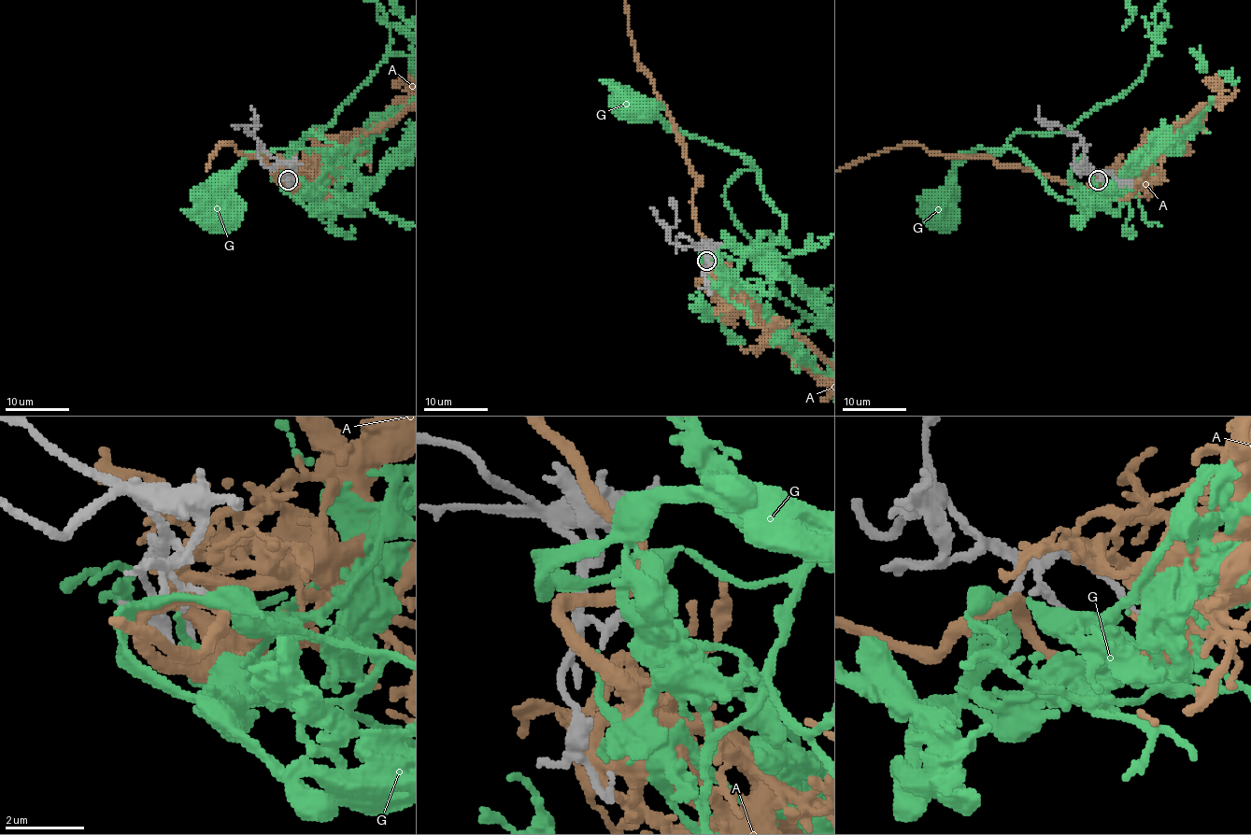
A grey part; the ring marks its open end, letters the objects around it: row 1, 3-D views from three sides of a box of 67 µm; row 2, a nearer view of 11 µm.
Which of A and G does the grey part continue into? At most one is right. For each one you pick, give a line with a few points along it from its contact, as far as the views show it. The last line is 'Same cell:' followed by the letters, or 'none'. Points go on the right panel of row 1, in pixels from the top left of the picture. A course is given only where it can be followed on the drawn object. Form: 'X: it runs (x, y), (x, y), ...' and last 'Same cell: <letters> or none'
G: it runs (1098, 179), (1083, 204), (1074, 204), (1054, 193), (1018, 152), (978, 148), (953, 170), (938, 219)
Same cell: G

